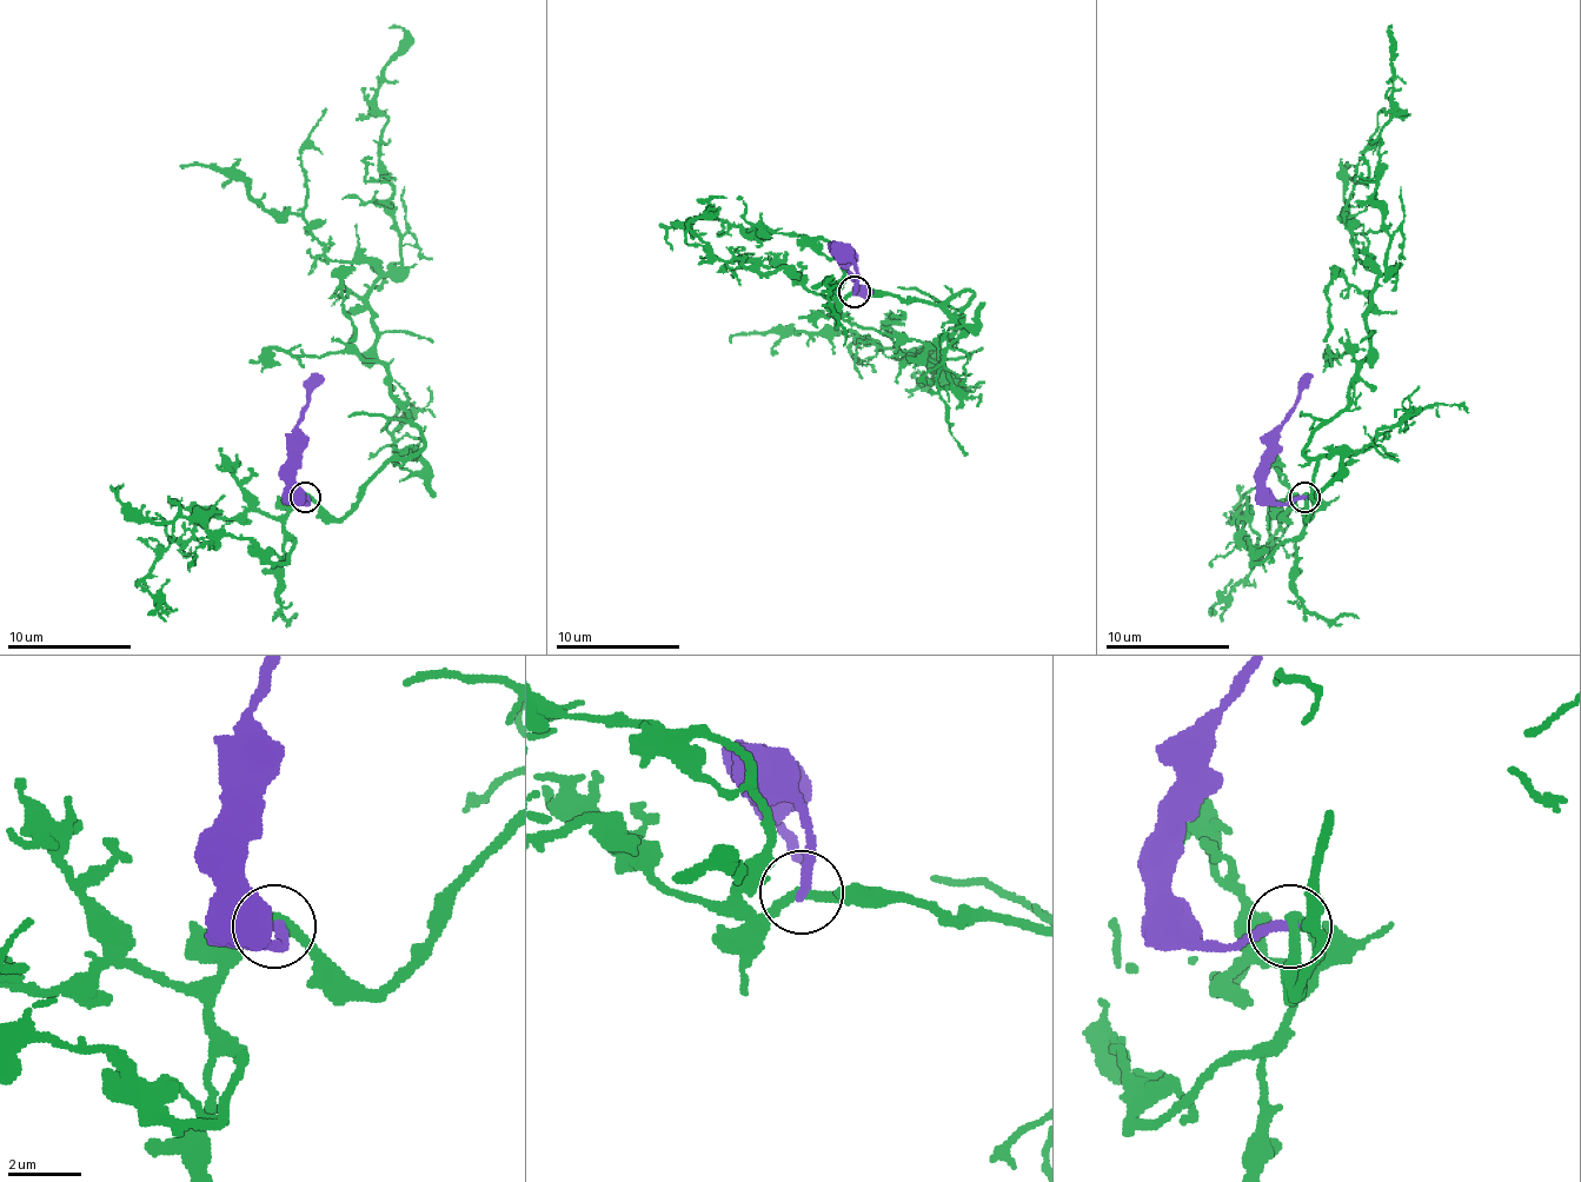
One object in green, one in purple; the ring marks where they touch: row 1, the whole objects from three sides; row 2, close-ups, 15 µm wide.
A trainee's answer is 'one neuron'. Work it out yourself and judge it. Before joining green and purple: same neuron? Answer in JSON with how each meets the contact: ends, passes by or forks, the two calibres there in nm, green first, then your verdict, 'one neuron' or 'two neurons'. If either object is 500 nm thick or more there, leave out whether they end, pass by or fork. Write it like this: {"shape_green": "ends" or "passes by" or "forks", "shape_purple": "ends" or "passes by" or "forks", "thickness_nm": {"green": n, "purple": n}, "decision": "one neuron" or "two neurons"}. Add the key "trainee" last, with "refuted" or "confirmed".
{"shape_green": "passes by", "shape_purple": "ends", "thickness_nm": {"green": 280, "purple": 280}, "decision": "two neurons", "trainee": "refuted"}

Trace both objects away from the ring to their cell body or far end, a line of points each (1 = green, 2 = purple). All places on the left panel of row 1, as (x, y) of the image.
1: (304, 495), (338, 519), (422, 445), (376, 352), (370, 291), (400, 260), (376, 105), (403, 38), (387, 28)
2: (304, 498), (307, 504), (298, 495), (296, 424), (307, 405), (307, 384), (317, 374)

